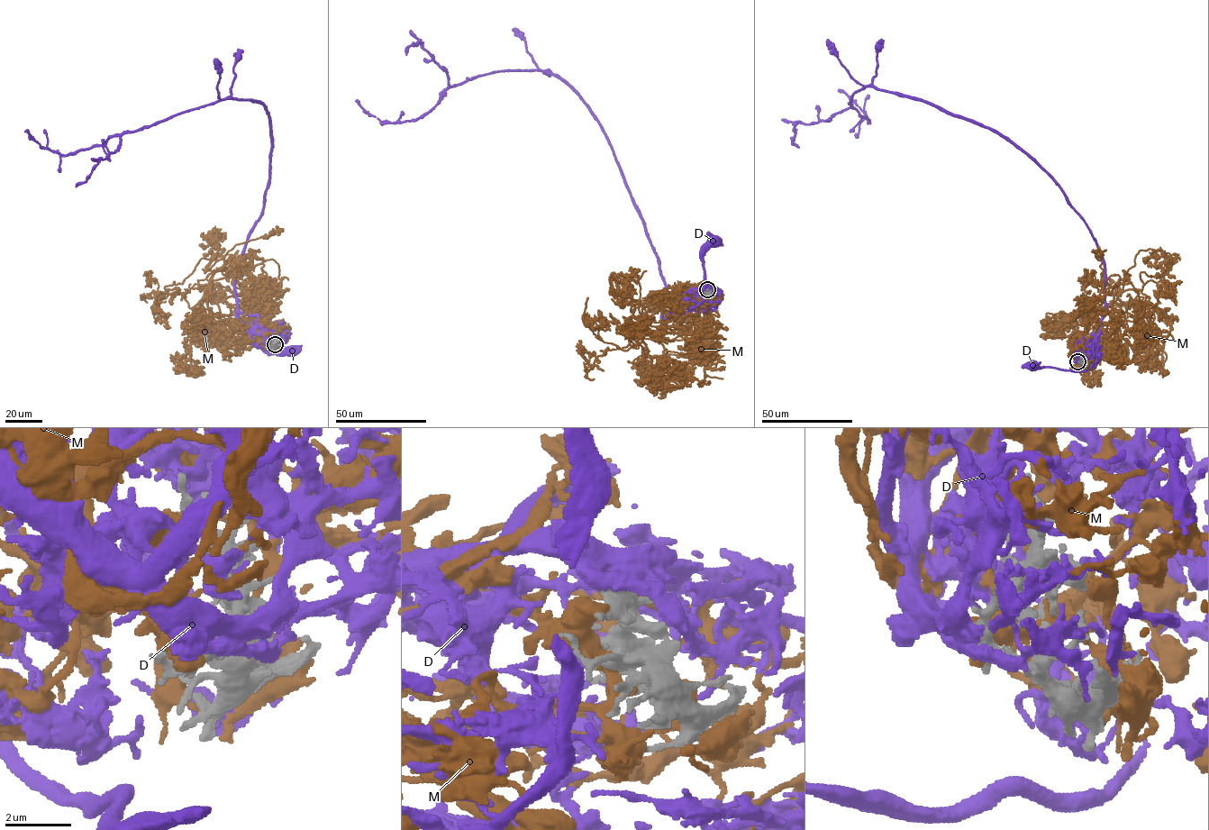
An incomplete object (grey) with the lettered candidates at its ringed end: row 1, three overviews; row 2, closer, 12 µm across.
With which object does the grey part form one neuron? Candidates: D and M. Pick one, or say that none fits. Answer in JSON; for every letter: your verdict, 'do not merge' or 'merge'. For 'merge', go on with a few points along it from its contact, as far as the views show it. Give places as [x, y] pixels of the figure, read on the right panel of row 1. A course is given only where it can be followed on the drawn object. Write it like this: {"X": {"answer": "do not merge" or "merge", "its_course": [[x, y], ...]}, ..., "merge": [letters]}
{"D": {"answer": "merge", "its_course": [[1078, 361], [1074, 356], [1077, 348], [1092, 342], [1092, 360], [1086, 370], [1033, 367]]}, "M": {"answer": "do not merge"}, "merge": ["D"]}

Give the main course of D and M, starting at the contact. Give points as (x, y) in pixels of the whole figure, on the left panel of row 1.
D: (274, 343), (246, 325), (255, 342), (270, 355), (292, 352)
M: (273, 345), (238, 319), (211, 311), (209, 259), (161, 294), (149, 275)

